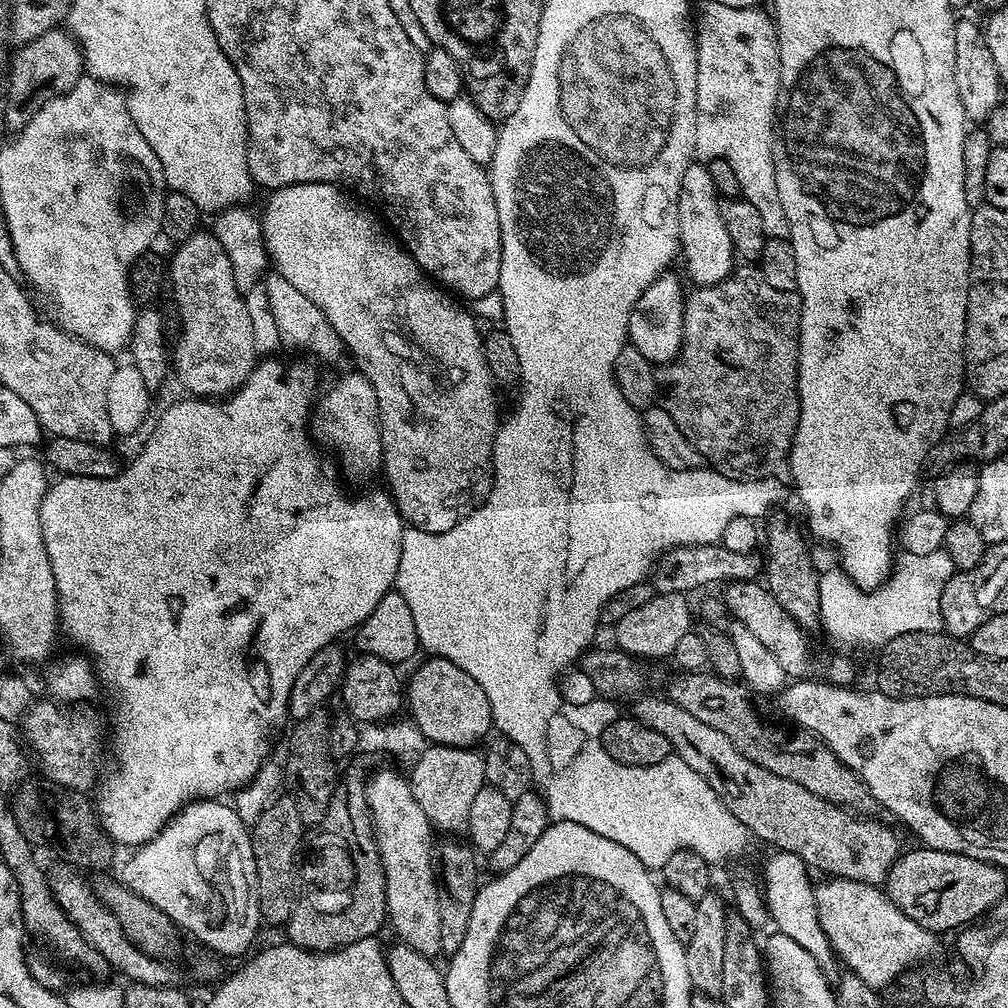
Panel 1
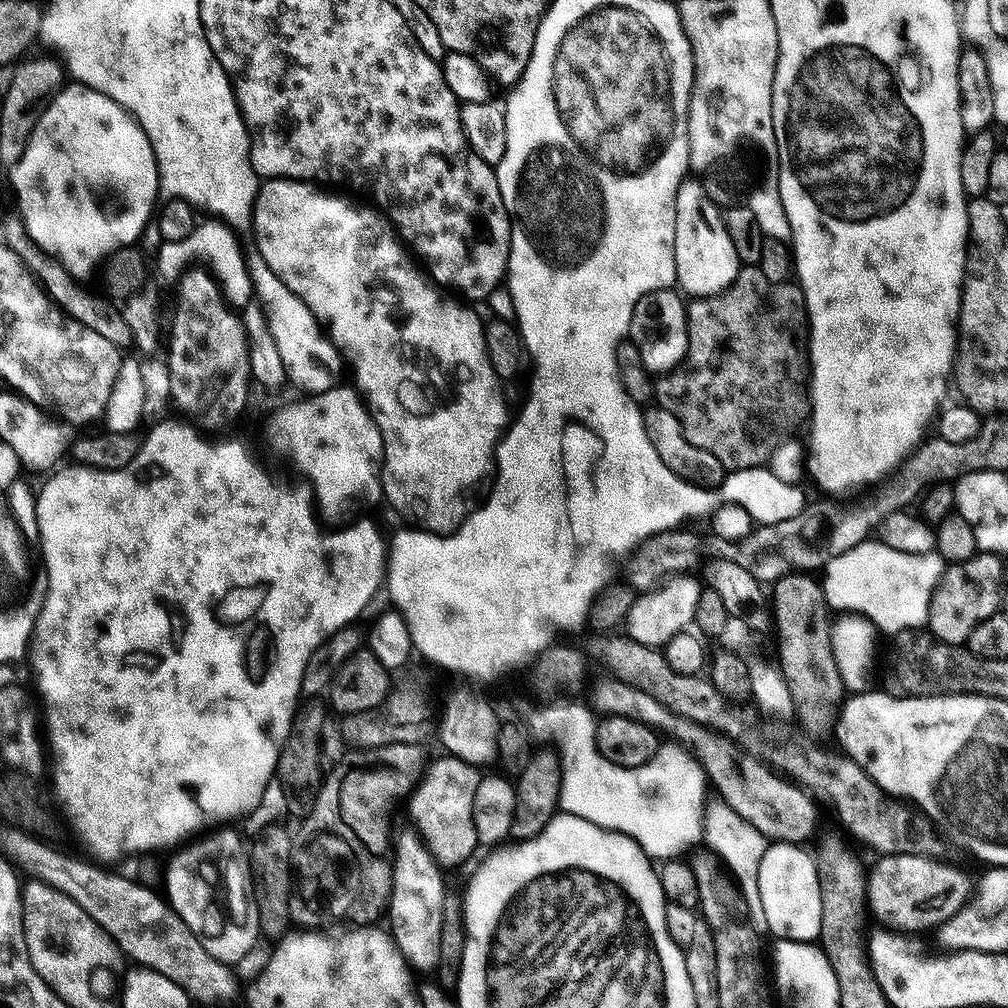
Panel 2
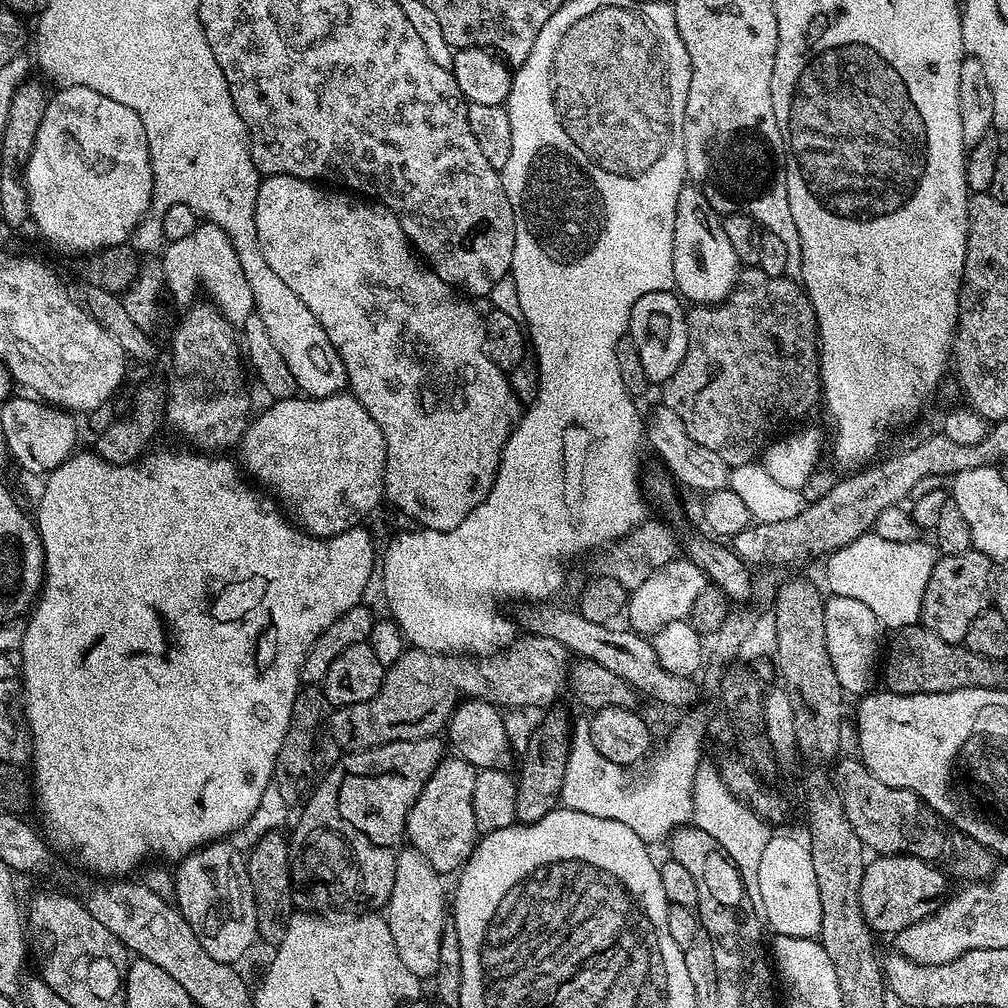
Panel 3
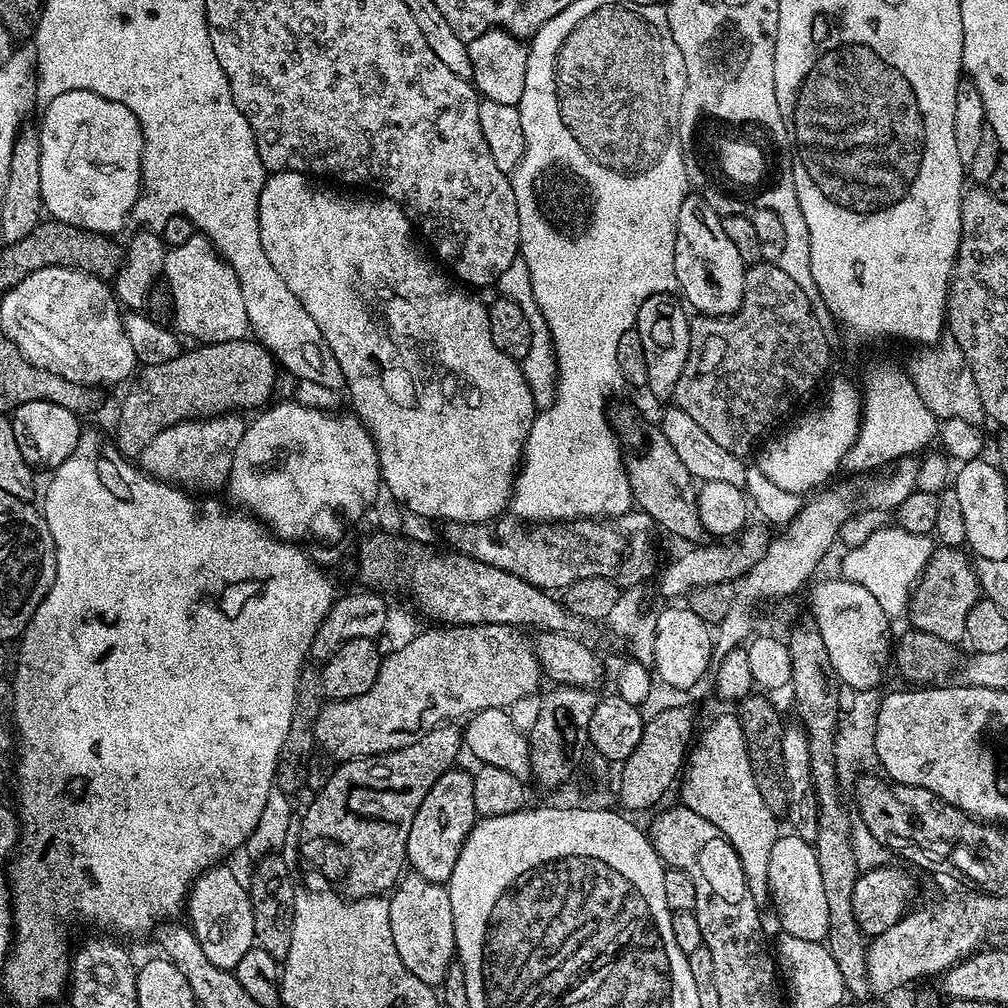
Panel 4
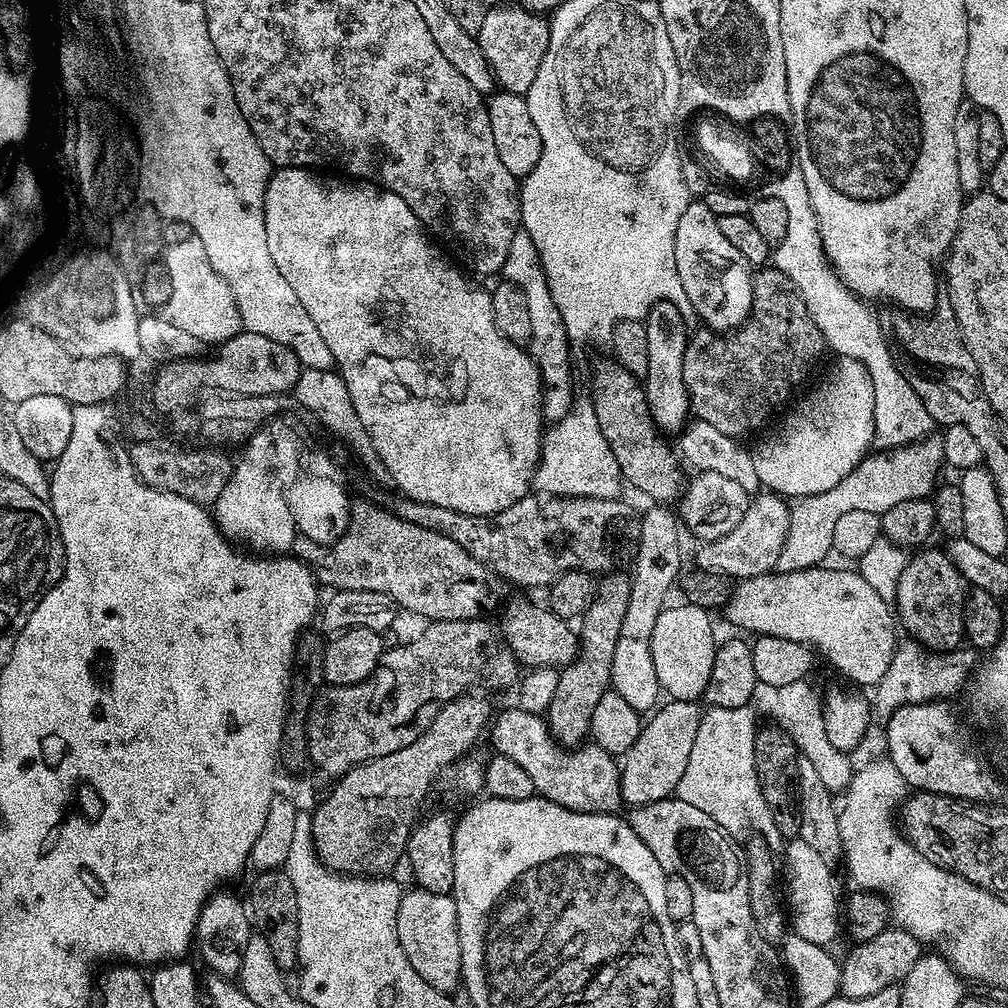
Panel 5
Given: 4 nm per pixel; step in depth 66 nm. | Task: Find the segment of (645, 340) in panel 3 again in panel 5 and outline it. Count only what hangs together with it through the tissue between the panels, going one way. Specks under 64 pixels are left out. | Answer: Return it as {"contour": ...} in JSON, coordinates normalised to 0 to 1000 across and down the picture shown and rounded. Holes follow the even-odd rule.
{"contour":[[[654,298],[644,308],[643,313],[639,314],[638,320],[644,348],[644,363],[637,380],[645,403],[645,411],[651,422],[658,426],[660,430],[669,429],[671,431],[685,417],[683,387],[681,379],[677,375],[677,359],[681,351],[685,325],[677,315],[674,306],[663,298]]]}

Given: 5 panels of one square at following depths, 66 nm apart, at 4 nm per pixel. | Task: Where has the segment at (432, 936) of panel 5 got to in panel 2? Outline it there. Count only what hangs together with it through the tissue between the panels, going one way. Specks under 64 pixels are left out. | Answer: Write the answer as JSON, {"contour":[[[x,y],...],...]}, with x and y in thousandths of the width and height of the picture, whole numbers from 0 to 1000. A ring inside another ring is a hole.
{"contour":[[[394,824],[391,829],[389,854],[389,890],[383,906],[389,934],[410,961],[432,961],[437,954],[435,931],[442,923],[440,917],[440,869],[438,858],[425,846],[412,824]]]}

